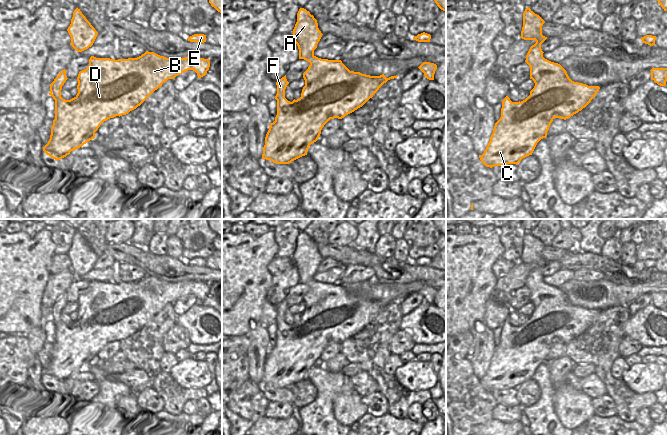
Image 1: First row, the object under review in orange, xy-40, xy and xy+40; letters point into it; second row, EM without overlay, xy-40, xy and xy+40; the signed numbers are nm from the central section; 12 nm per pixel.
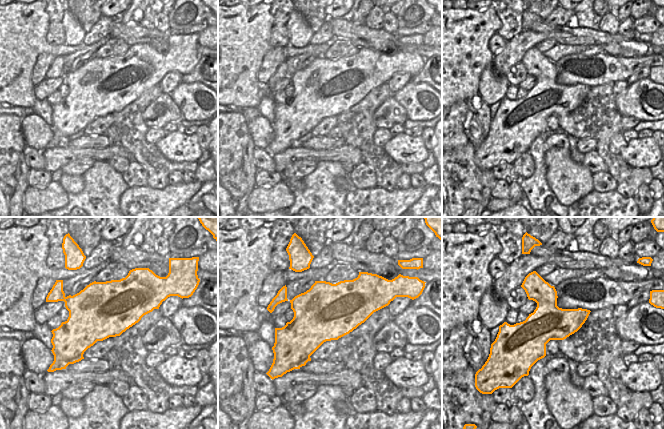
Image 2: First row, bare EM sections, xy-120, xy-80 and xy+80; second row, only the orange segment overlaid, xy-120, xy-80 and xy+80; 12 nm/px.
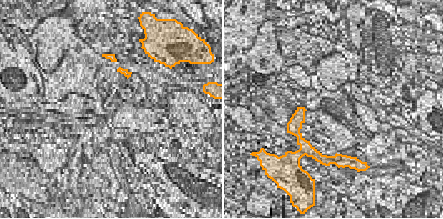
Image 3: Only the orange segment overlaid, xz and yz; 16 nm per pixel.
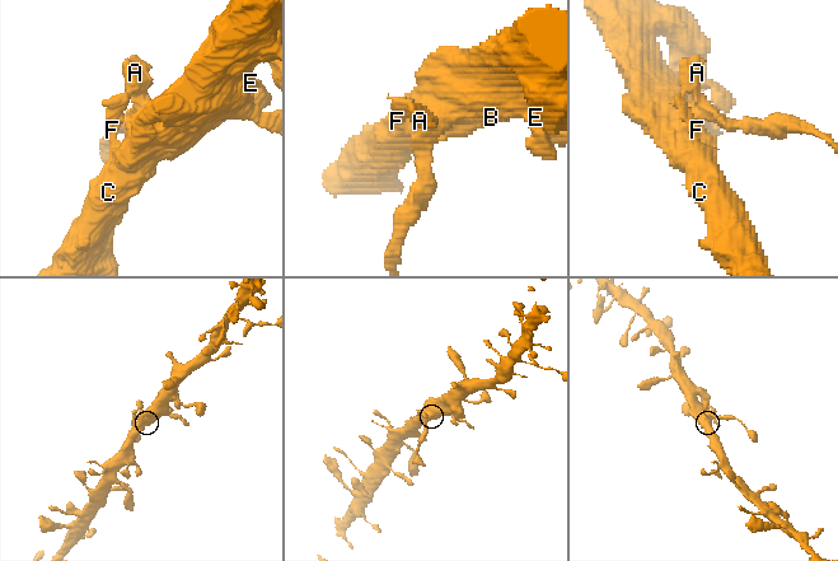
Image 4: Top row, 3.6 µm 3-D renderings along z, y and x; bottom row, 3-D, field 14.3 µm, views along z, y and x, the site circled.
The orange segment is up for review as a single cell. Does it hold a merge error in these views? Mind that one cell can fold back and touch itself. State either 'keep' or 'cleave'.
keep

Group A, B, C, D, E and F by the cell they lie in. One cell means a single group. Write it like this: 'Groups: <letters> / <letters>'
Groups: A B C D E F.

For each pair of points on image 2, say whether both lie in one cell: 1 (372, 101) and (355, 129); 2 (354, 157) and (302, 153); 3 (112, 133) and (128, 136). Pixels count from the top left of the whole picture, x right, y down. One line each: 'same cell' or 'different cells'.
1: same cell
2: same cell
3: different cells

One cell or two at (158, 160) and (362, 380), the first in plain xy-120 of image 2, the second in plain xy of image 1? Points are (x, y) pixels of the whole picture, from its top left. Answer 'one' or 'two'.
two

